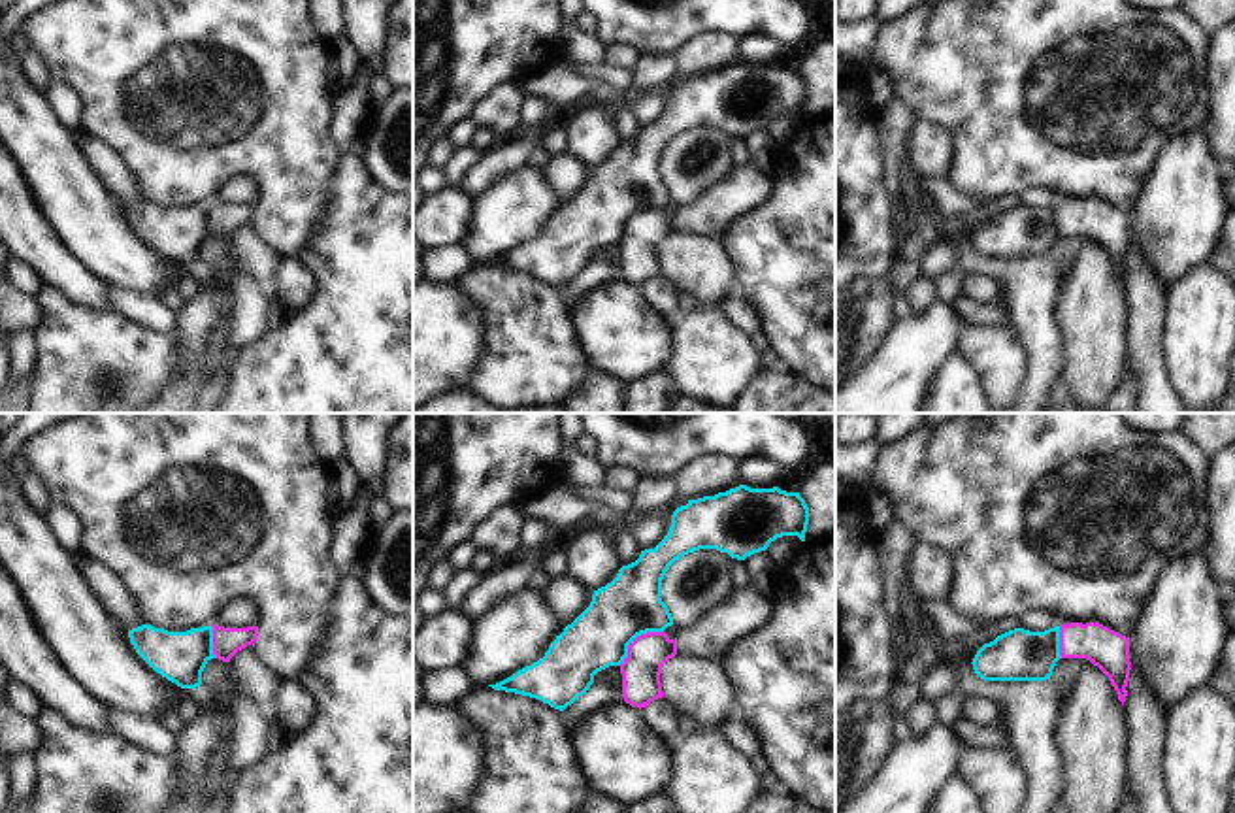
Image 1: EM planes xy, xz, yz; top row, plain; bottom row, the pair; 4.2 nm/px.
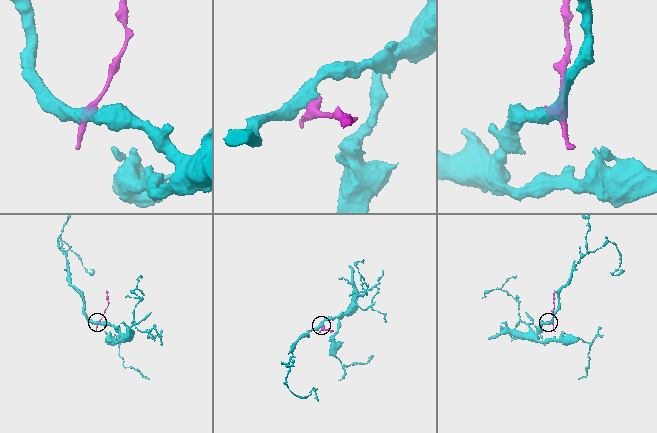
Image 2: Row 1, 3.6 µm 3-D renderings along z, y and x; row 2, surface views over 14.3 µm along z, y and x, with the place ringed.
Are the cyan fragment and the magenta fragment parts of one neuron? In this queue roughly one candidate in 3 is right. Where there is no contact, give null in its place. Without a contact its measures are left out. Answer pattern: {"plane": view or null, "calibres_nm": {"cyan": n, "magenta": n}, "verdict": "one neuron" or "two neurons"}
{"plane": "xz", "calibres_nm": {"cyan": 260, "magenta": 170}, "verdict": "two neurons"}

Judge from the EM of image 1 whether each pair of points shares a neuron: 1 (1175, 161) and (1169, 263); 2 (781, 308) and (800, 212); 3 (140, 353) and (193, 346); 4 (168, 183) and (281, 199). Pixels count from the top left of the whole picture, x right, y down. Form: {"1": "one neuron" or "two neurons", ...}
{"1": "one neuron", "2": "one neuron", "3": "two neurons", "4": "one neuron"}

